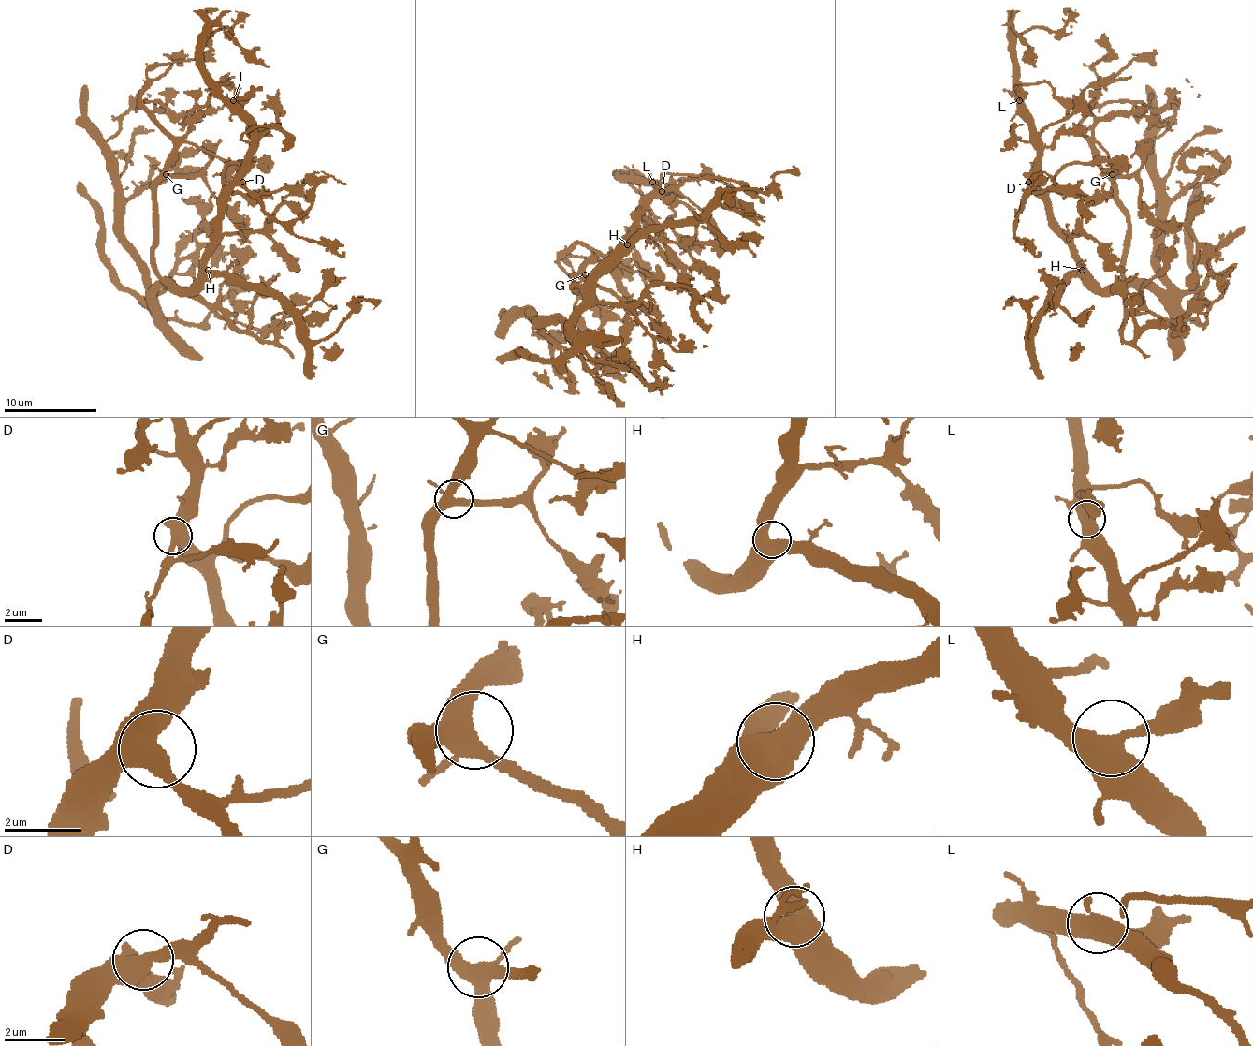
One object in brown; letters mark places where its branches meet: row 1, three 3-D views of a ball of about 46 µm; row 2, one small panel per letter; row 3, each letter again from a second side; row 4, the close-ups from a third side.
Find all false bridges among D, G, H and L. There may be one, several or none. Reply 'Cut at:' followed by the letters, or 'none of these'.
Cut at: none of these

